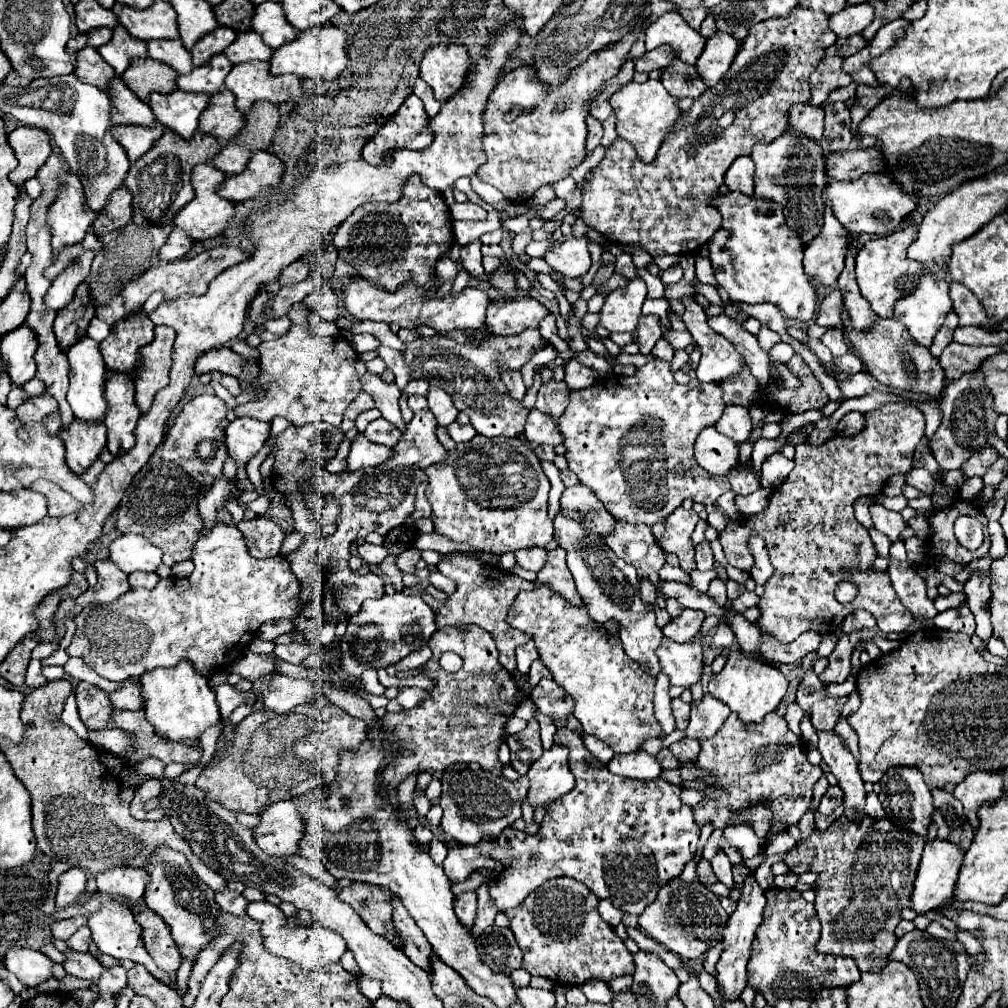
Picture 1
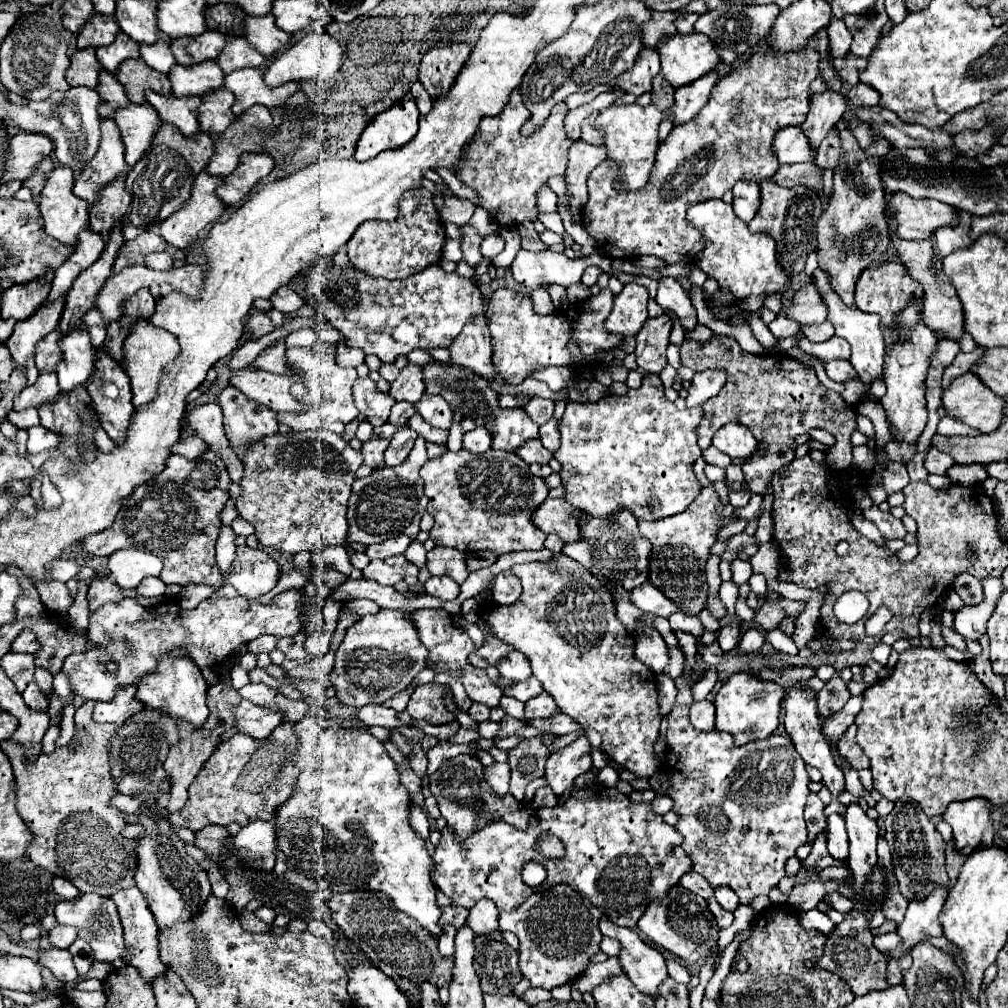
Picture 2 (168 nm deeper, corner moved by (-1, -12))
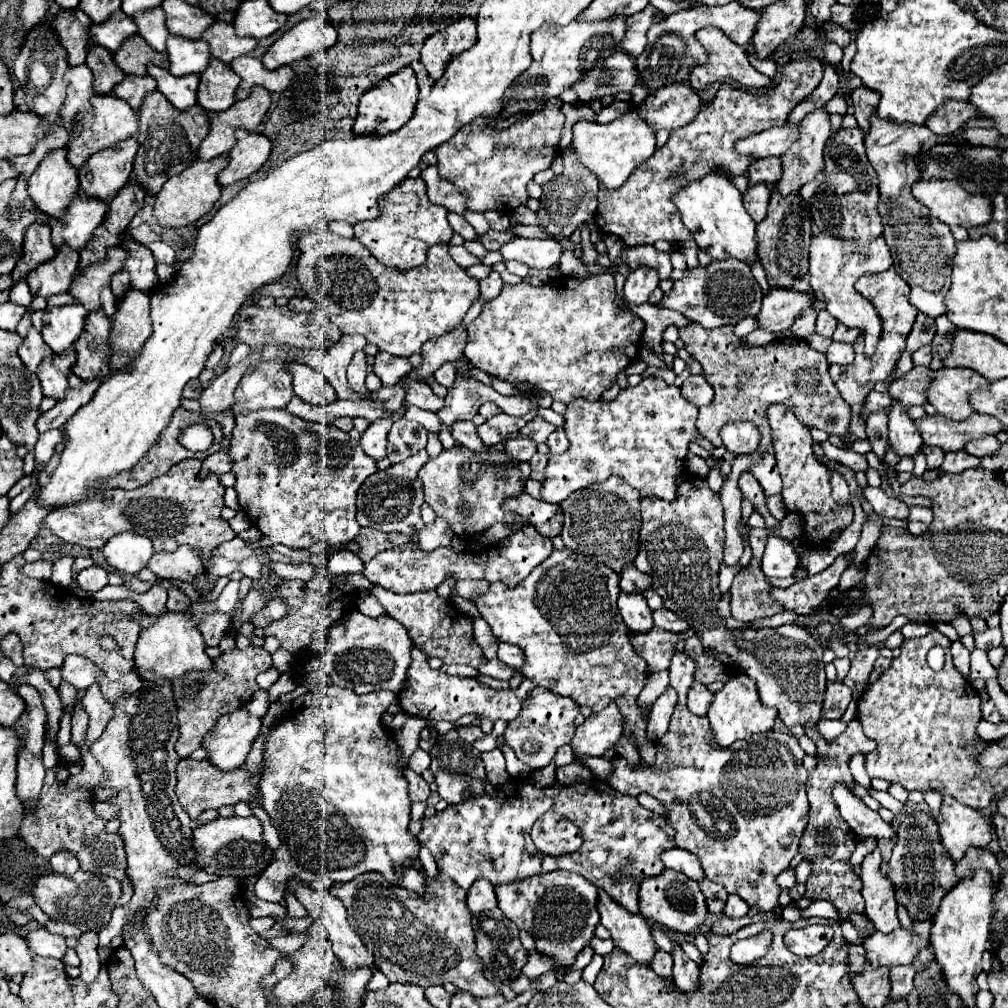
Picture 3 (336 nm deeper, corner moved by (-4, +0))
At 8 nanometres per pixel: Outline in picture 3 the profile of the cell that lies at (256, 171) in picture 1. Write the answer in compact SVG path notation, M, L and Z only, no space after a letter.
M244 129L236 131L236 145L230 153L230 163L224 171L220 171L218 175L218 183L222 187L232 185L234 181L246 179L252 173L256 173L270 157L270 141L264 135L258 133L248 133Z

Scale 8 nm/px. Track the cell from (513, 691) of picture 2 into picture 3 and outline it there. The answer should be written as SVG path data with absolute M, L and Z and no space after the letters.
M494 659L494 661L488 661L488 665L484 665L484 669L480 669L482 675L488 675L488 677L494 677L494 679L500 679L500 681L510 681L514 675L518 675L520 671L518 669L512 669L508 665L504 665L502 661Z

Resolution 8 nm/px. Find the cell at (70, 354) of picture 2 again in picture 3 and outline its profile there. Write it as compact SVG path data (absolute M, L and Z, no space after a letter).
M64 305L52 307L44 315L42 337L50 349L58 355L74 351L74 343L84 333L88 311L84 305Z

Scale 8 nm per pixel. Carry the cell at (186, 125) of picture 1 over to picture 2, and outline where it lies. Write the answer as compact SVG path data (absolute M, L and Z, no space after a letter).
M153 89L145 91L147 101L157 109L163 121L173 123L183 135L191 135L199 129L197 121L197 105L201 97L175 97L175 95L159 95Z

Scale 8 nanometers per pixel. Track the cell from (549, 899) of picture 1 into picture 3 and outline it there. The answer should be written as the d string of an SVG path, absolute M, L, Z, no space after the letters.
M556 871L544 873L544 877L516 881L516 885L498 885L496 897L502 913L514 921L518 929L530 931L536 939L536 951L552 957L556 967L572 965L578 949L570 949L570 943L590 943L594 939L594 929L600 923L596 909L598 887L584 881L578 873Z

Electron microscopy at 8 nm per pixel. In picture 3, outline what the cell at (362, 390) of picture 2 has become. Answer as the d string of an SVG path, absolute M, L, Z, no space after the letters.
M358 351L354 357L352 357L352 363L348 365L348 381L350 381L350 387L362 395L362 397L370 397L370 391L366 389L364 385L364 379L366 379L366 359L364 359L364 351Z

